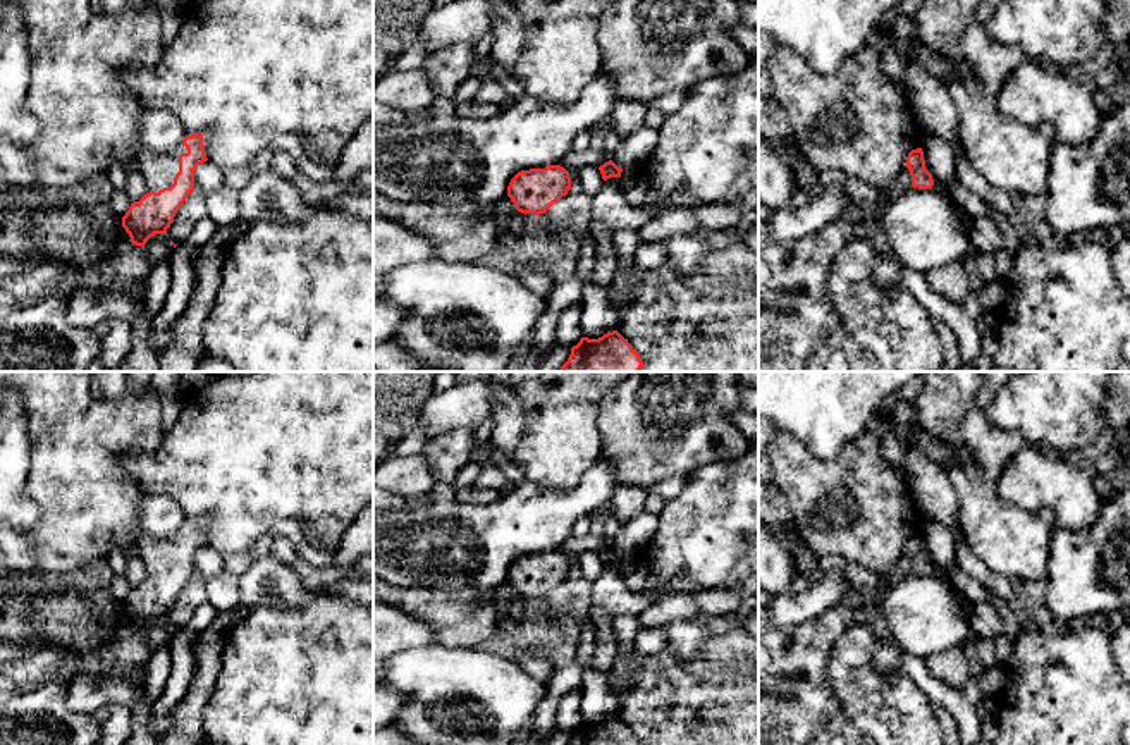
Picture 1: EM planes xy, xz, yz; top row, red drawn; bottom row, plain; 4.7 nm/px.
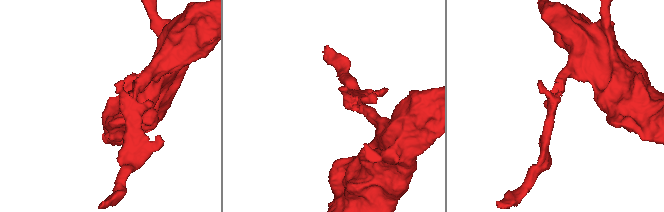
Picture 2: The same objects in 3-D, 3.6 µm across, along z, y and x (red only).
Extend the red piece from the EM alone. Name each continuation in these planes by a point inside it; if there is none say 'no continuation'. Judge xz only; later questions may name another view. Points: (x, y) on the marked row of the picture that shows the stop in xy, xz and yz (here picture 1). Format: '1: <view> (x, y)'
no continuation

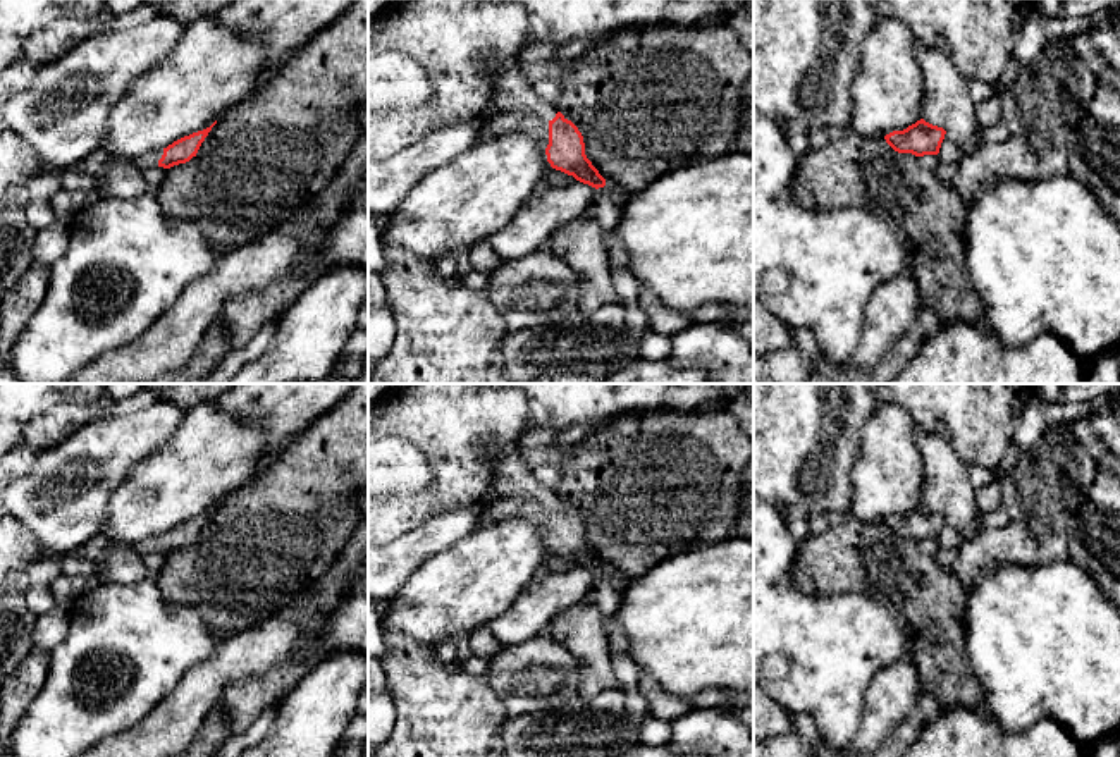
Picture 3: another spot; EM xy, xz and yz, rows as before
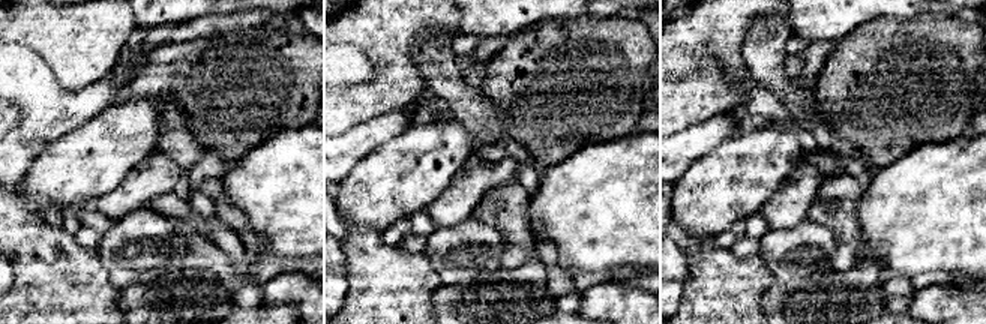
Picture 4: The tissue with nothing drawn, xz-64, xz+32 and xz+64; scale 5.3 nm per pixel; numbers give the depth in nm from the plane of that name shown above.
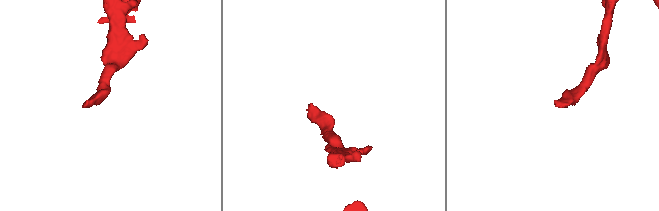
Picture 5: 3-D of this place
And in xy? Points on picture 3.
1: xy (147, 160)

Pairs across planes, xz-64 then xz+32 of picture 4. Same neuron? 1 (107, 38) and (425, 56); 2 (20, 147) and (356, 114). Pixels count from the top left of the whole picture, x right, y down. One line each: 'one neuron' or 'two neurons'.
1: two neurons
2: two neurons

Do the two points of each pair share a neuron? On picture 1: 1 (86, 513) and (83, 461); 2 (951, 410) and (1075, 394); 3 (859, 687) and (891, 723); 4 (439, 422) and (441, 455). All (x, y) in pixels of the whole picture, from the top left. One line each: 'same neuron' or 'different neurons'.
1: same neuron
2: different neurons
3: same neuron
4: different neurons

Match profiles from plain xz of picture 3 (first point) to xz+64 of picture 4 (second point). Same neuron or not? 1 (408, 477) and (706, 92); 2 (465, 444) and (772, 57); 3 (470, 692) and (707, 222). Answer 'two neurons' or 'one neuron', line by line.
1: two neurons
2: two neurons
3: two neurons

